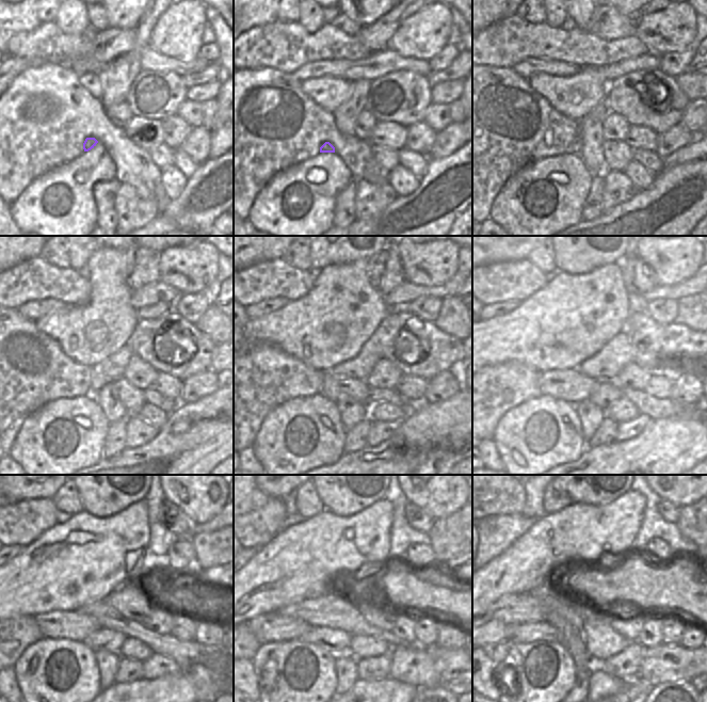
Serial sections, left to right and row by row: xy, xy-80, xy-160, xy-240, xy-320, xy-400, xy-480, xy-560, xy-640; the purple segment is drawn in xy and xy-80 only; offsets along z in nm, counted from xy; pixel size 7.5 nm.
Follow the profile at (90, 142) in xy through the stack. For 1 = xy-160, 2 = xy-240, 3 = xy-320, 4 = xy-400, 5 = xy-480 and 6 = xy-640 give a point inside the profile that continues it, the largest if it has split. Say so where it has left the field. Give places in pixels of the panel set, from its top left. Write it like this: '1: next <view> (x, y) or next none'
1: next xy-160 (576, 146)
2: next xy-240 (111, 369)
3: next xy-320 (359, 367)
4: next xy-400 (616, 353)
5: next xy-480 (133, 600)
6: next xy-640 (629, 627)

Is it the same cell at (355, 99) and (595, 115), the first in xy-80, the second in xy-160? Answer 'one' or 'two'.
one

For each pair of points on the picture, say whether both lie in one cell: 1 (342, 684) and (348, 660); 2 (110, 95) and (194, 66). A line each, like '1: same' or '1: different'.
1: same
2: different

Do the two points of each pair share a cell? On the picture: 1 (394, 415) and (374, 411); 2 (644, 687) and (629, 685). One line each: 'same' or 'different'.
1: same
2: same

